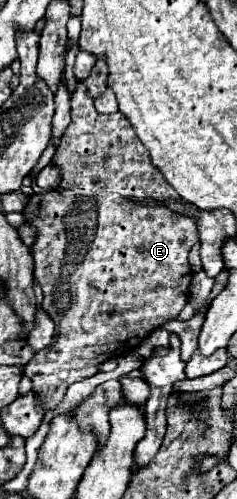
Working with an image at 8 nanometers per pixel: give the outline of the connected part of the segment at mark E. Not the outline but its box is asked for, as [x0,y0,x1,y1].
[22,80,200,410]

